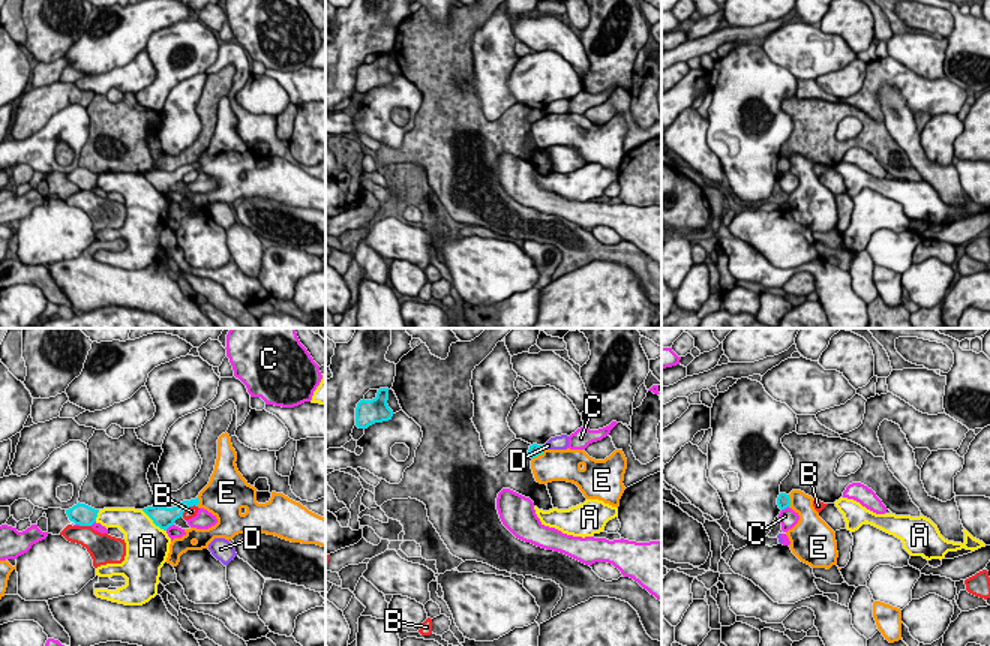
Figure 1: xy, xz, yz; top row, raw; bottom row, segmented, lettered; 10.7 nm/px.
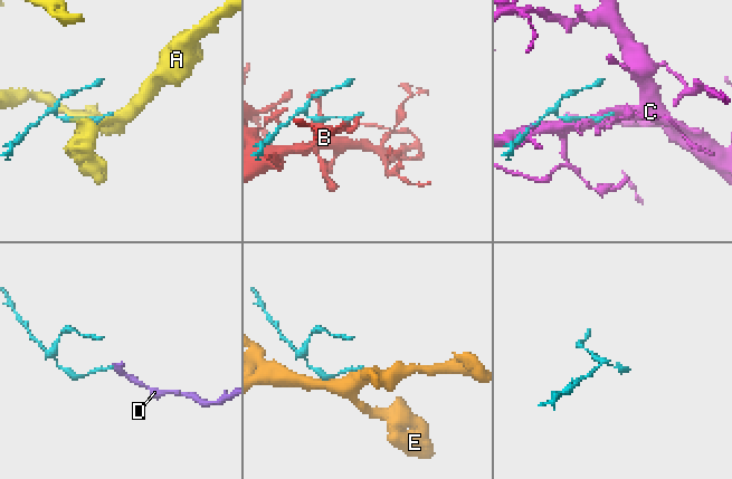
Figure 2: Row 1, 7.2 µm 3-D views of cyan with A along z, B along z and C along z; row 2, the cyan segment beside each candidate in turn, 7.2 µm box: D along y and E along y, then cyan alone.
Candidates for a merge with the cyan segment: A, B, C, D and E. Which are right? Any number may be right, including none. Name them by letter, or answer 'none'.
none

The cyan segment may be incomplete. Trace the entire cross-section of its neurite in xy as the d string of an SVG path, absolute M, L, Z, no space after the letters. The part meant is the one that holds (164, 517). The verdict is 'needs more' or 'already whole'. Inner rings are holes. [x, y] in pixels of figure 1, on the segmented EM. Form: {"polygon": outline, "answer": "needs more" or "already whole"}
{"polygon": "M190 499L190 501L183 501L180 502L177 507L172 508L166 508L166 507L147 507L142 511L153 520L153 523L156 526L159 526L160 529L166 531L170 526L174 525L174 522L180 517L183 517L183 513L189 508L189 507L198 507L200 499Z", "answer": "already whole"}

